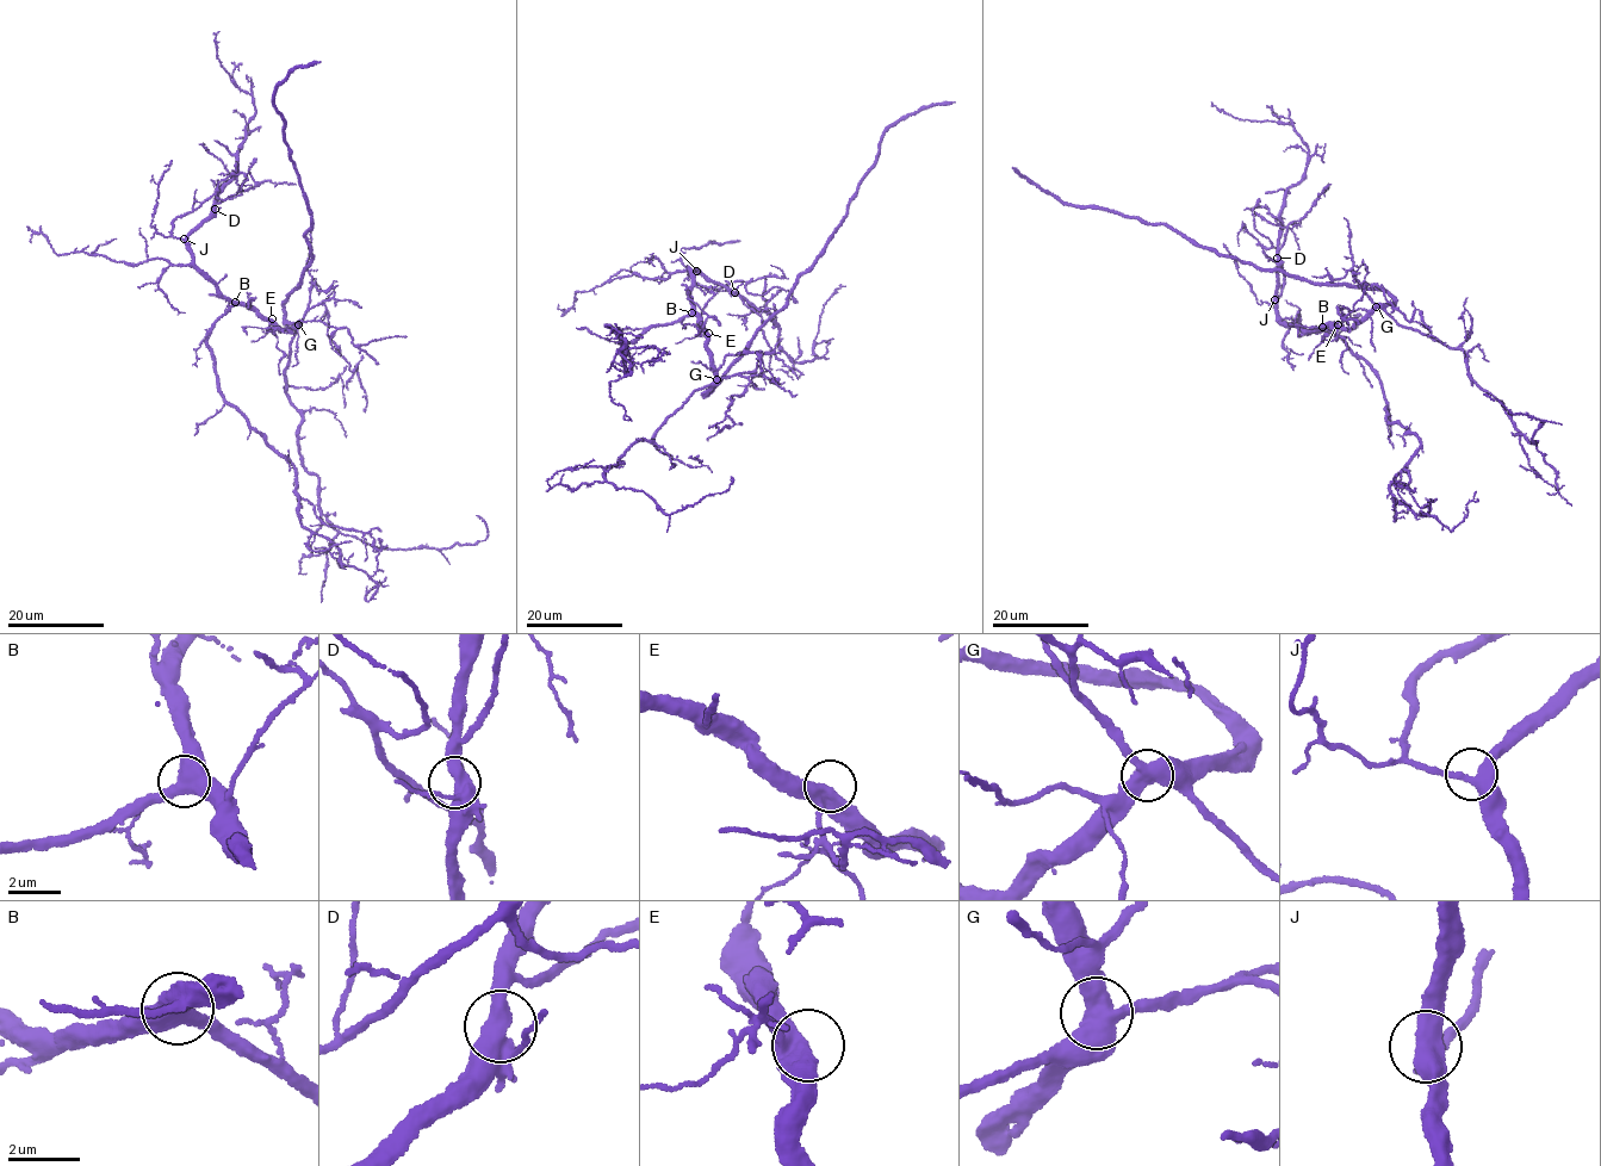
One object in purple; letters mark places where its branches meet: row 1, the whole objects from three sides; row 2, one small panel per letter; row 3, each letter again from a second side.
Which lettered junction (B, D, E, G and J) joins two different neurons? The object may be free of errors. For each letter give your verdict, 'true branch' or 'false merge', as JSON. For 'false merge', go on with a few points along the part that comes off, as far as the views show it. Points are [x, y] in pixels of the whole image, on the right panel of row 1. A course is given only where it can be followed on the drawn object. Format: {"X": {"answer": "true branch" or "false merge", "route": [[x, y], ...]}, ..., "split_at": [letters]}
{"B": {"answer": "true branch"}, "D": {"answer": "true branch"}, "E": {"answer": "true branch"}, "G": {"answer": "true branch"}, "J": {"answer": "true branch"}, "split_at": []}

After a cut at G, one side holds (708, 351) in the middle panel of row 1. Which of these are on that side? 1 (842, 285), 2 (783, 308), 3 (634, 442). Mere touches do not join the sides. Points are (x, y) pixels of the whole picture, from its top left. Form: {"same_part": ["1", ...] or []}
{"same_part": ["1"]}

